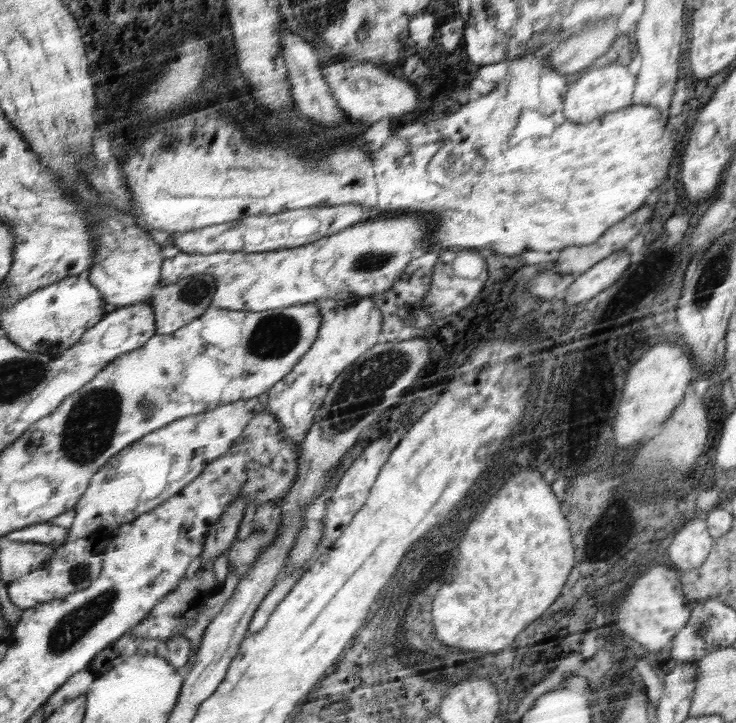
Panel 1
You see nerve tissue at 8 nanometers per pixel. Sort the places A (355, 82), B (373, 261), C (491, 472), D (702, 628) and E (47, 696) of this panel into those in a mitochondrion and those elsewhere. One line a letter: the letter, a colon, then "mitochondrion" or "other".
A: other
B: mitochondrion
C: other
D: mitochondrion
E: other

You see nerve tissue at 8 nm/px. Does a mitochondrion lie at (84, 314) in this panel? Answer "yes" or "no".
no

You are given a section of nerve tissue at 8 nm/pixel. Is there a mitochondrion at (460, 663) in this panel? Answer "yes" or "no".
no

